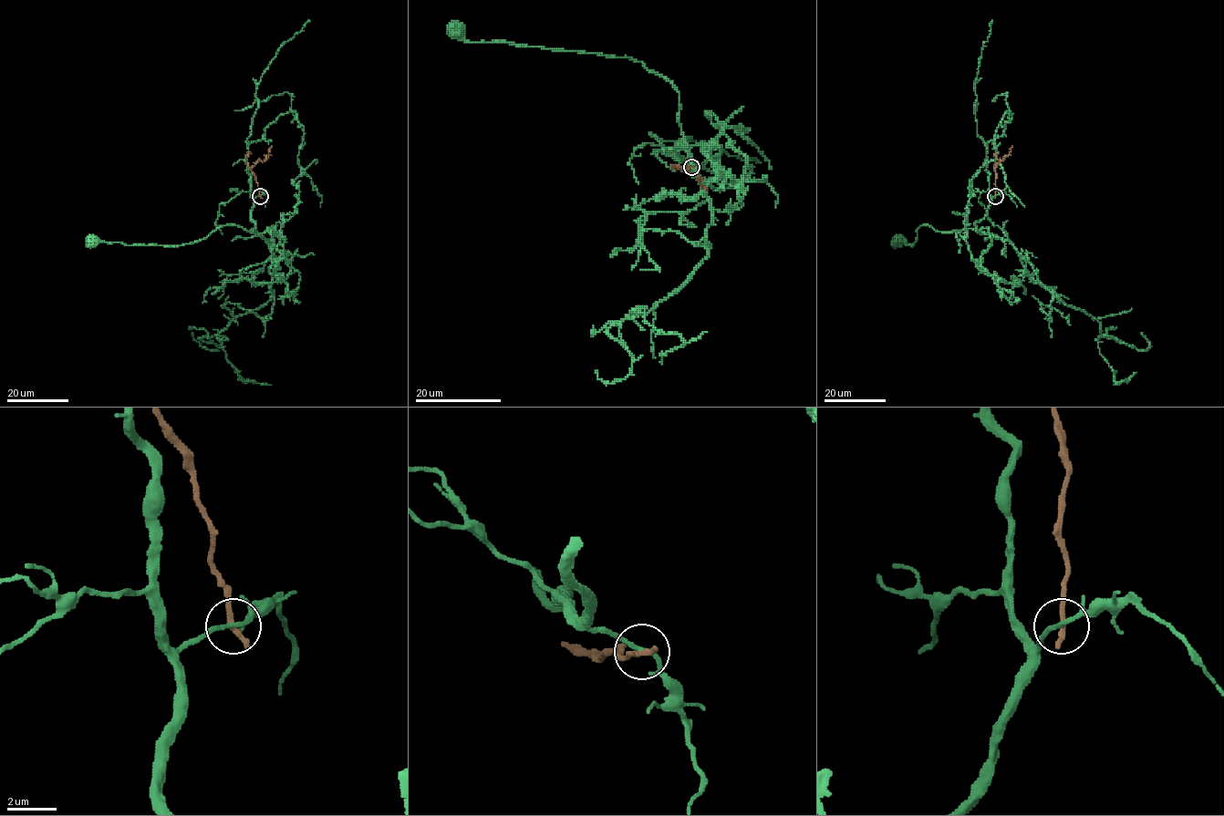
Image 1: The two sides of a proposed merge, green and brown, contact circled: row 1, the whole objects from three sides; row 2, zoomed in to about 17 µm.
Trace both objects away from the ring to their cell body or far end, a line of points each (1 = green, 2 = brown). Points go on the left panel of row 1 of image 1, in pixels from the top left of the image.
1: (260, 196), (254, 199), (252, 232), (225, 225), (202, 240), (178, 245), (91, 244)
2: (260, 196), (251, 168), (263, 160), (272, 146)

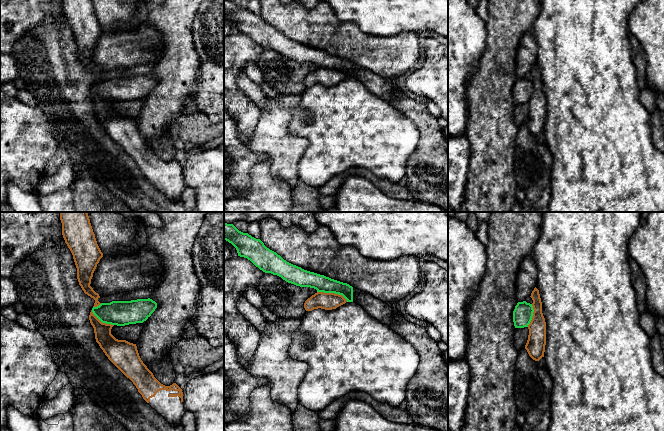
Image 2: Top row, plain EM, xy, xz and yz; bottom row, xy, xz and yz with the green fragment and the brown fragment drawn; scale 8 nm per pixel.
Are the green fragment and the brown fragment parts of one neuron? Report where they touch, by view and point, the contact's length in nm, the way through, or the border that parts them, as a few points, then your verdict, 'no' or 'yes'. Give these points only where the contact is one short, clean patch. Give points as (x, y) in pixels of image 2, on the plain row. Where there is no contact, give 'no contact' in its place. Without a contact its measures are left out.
xz (332, 68) | 260 nm | along xz (317, 67), (338, 69), (347, 77) | no

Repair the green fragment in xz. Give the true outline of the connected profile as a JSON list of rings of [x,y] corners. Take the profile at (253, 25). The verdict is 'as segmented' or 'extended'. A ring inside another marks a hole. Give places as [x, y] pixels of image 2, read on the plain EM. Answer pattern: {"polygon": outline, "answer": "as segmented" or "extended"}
{"polygon": [[[224,0],[224,16],[236,24],[238,32],[247,34],[265,49],[277,51],[296,62],[314,64],[317,68],[339,70],[347,78],[353,78],[353,63],[349,60],[287,38],[267,24],[260,15],[239,7],[233,0]]], "answer": "as segmented"}

